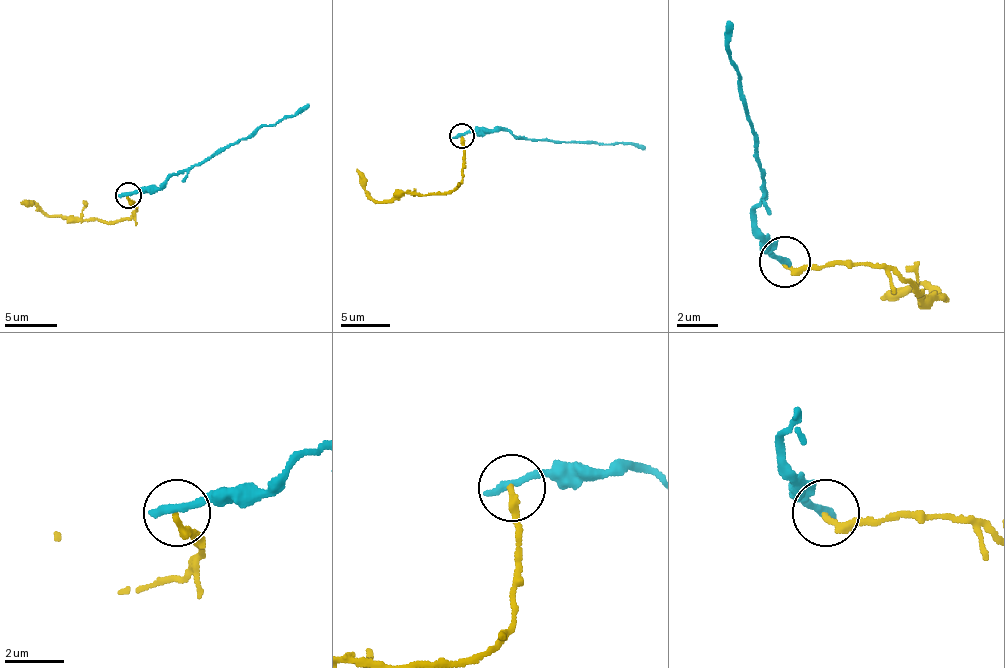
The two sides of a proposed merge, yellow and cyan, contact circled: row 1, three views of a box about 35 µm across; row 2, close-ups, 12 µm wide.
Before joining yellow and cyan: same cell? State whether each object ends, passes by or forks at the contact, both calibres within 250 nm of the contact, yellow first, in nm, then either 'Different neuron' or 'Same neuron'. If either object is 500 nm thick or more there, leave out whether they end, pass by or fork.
At the ring yellow ends. At the ring cyan ends. Thickness 240 nm (yellow) against 320 nm. Different neuron

